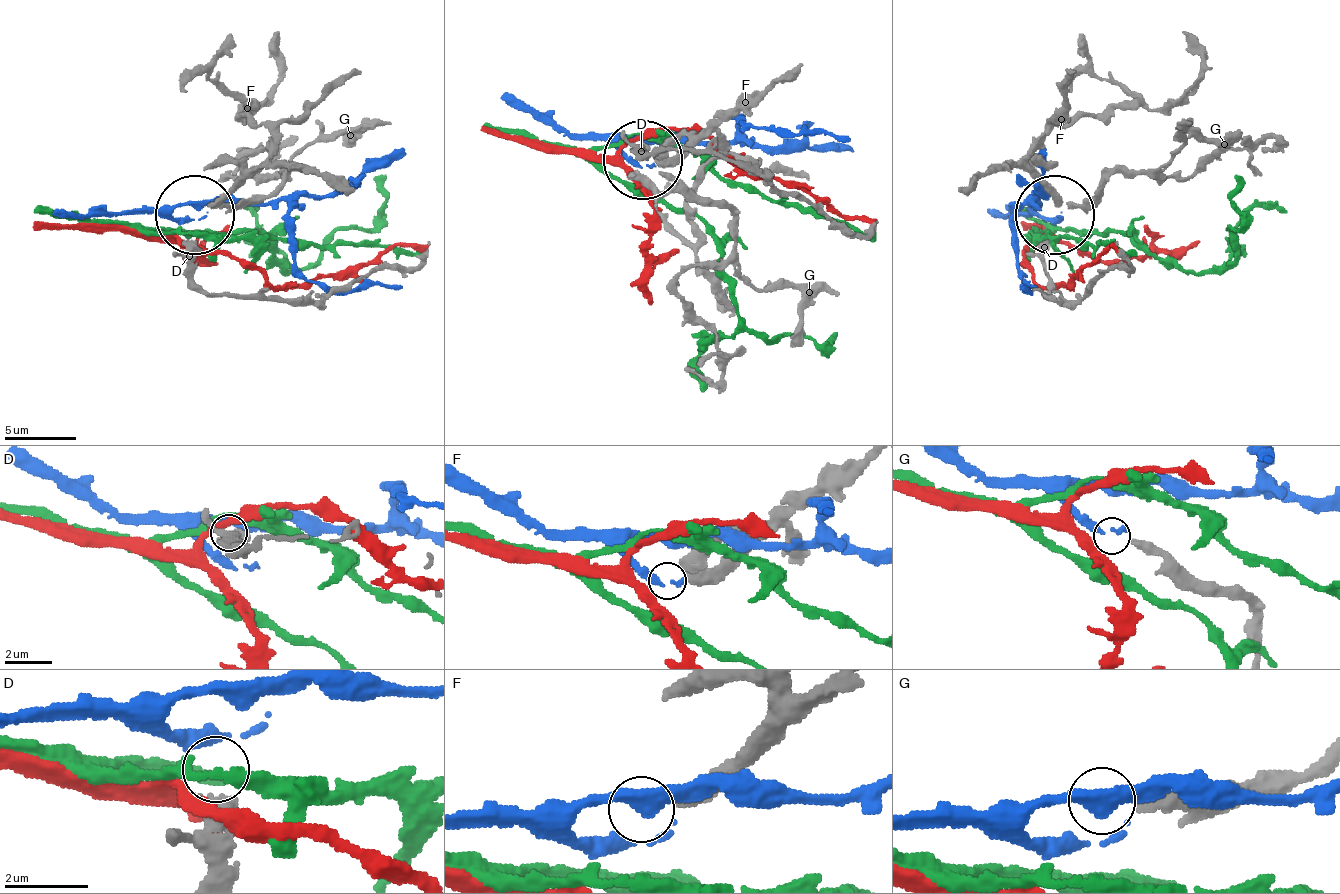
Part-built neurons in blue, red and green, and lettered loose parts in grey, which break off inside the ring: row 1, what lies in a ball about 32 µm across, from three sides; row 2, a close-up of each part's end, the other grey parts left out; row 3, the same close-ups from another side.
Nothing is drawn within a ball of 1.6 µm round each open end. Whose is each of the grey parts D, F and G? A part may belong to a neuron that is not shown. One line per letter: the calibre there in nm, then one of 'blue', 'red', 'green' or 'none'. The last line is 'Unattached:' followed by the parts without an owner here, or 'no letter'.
D: 600 nm | none
F: 380 nm | none
G: 360 nm | blue
Unattached: D, F

